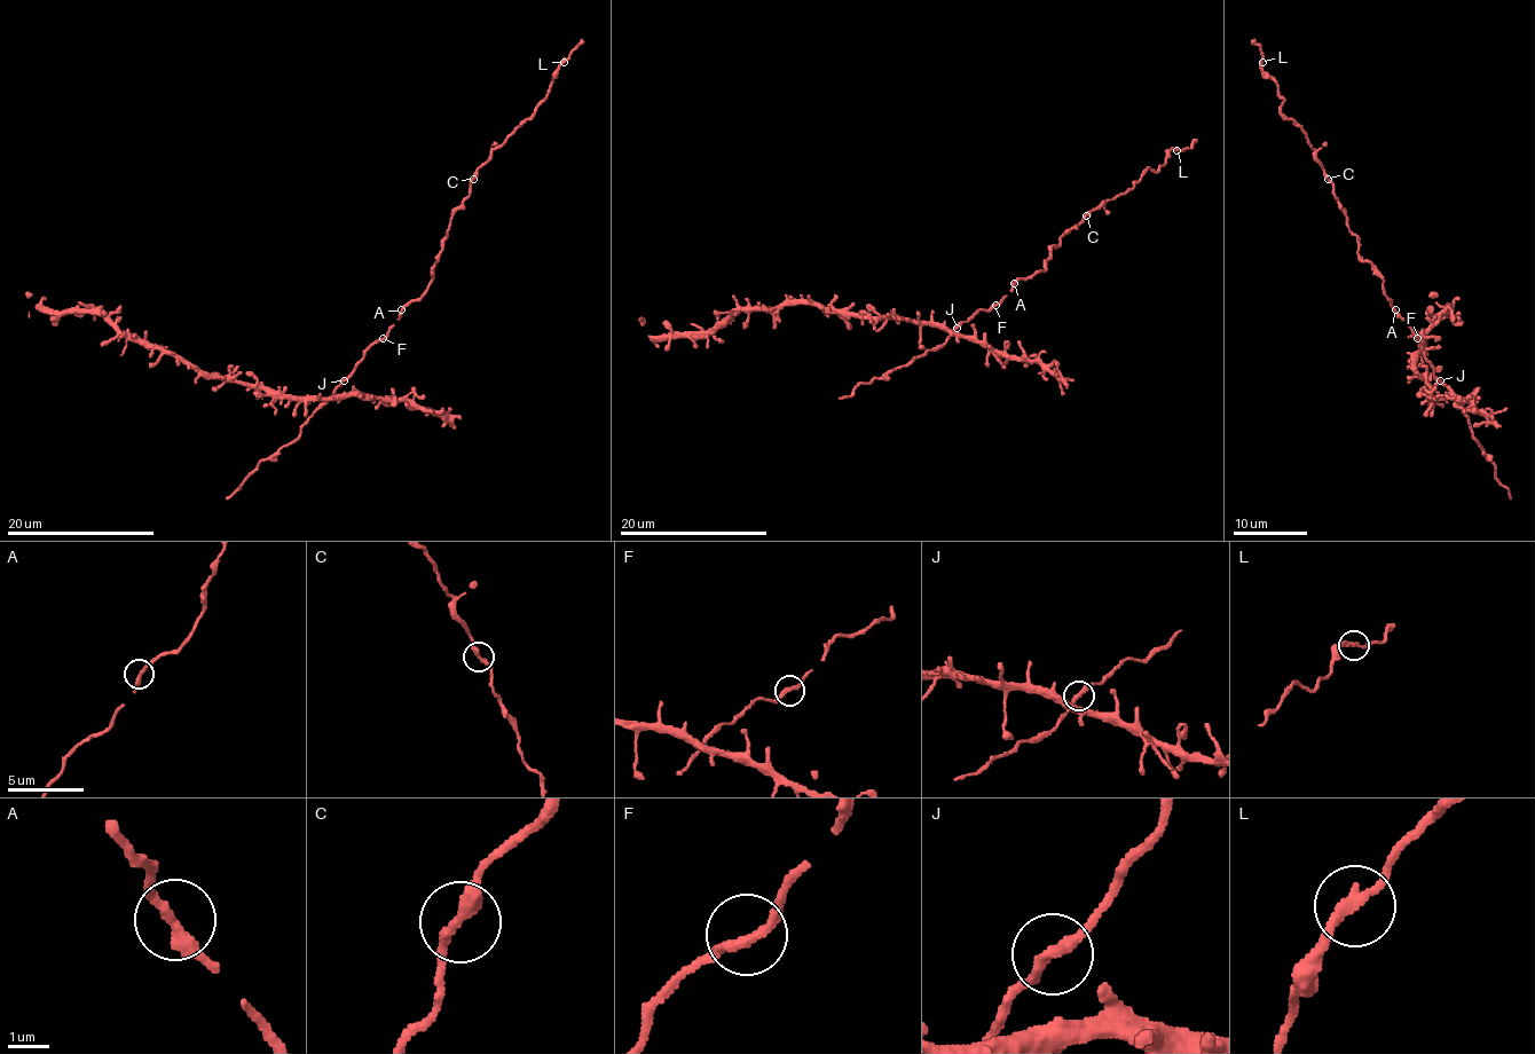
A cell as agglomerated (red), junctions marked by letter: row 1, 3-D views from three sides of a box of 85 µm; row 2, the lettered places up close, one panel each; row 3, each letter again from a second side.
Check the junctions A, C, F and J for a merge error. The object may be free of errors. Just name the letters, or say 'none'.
none

